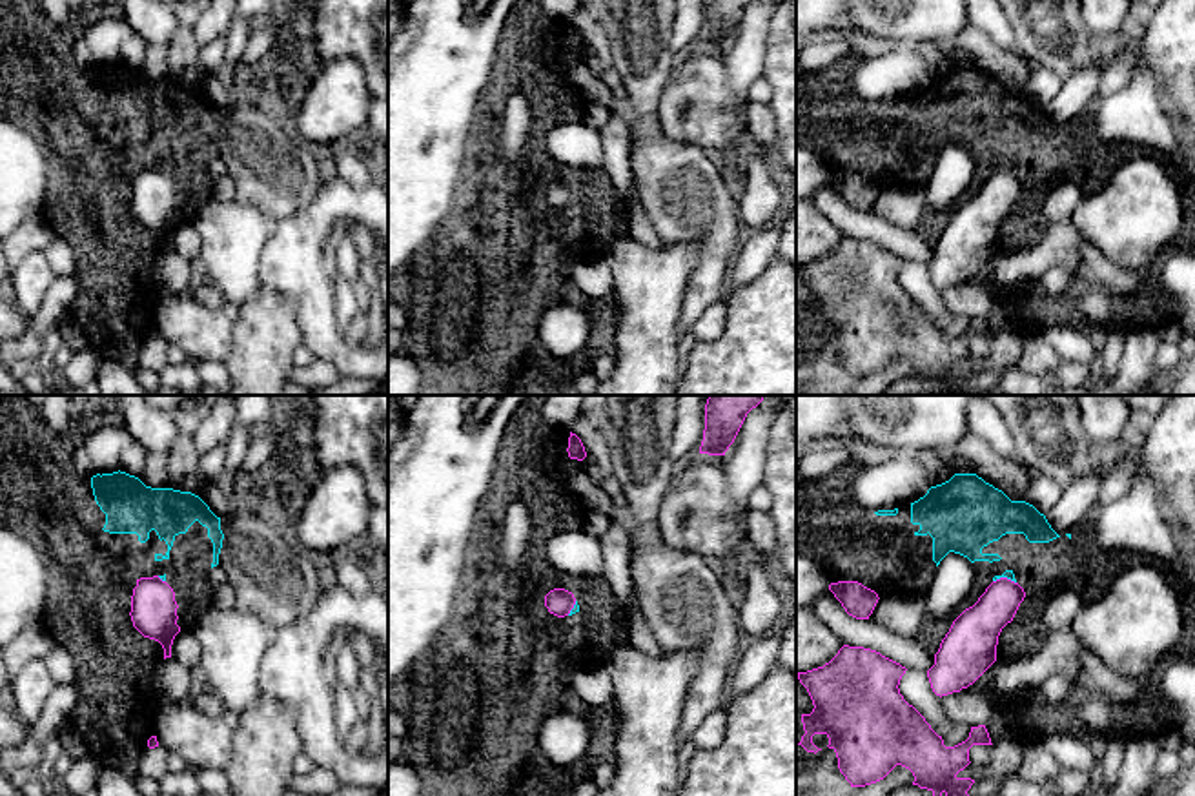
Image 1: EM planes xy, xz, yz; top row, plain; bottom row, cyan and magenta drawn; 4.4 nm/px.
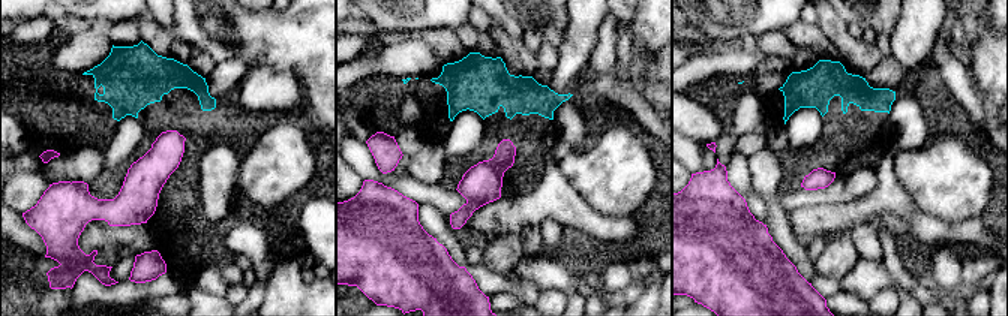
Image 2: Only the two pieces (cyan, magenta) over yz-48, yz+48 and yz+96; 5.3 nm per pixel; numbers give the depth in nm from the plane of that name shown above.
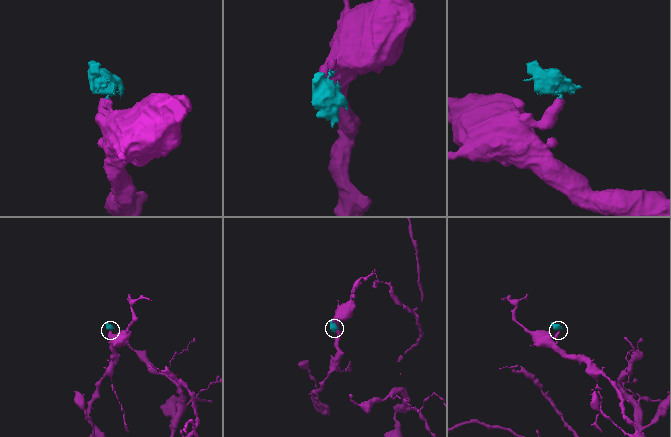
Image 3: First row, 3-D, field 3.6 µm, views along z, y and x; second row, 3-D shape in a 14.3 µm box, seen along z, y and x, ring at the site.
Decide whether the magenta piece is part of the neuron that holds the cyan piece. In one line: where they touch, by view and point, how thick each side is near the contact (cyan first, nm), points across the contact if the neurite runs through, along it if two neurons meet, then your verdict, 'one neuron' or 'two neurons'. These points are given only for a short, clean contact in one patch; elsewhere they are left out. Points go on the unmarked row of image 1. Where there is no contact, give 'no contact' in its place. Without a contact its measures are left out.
meets cyan in yz at (1004, 168); 40 nm thick on the cyan side, 190 nm on the other; border along yz (993, 172), (1006, 170), (1015, 175); two neurons

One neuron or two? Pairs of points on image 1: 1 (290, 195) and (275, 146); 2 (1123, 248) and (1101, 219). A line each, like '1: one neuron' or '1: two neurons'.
1: one neuron
2: one neuron

